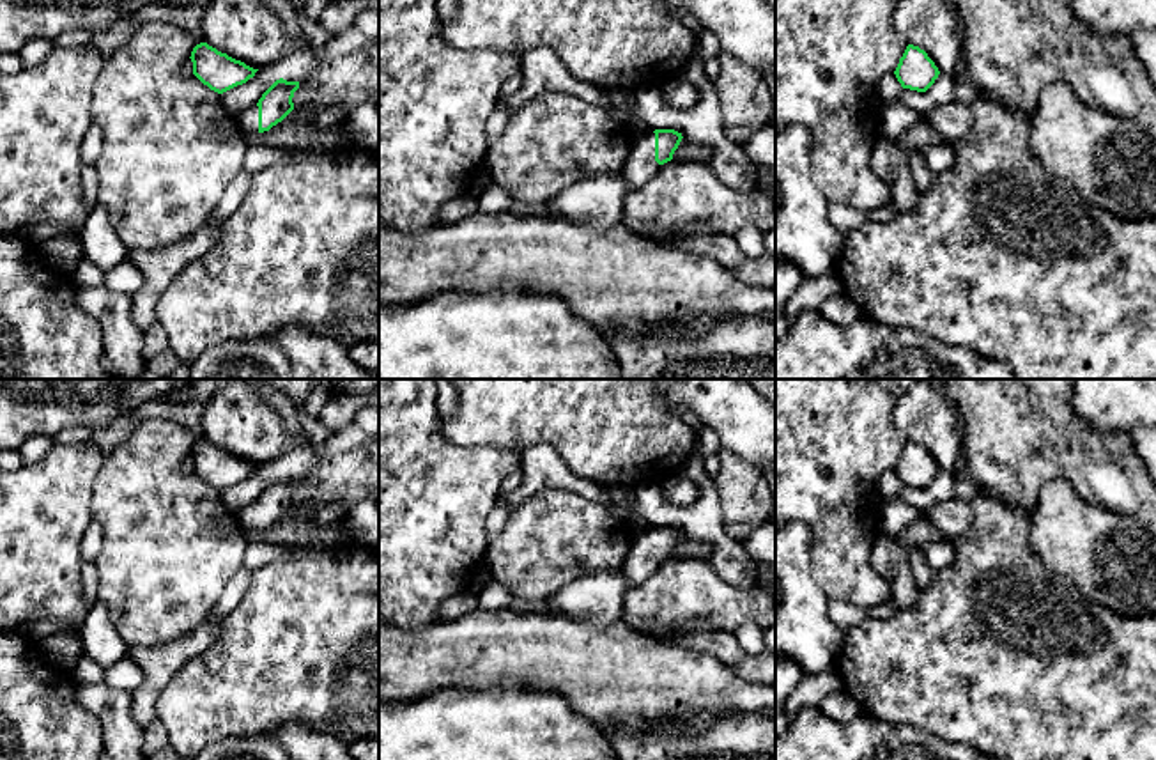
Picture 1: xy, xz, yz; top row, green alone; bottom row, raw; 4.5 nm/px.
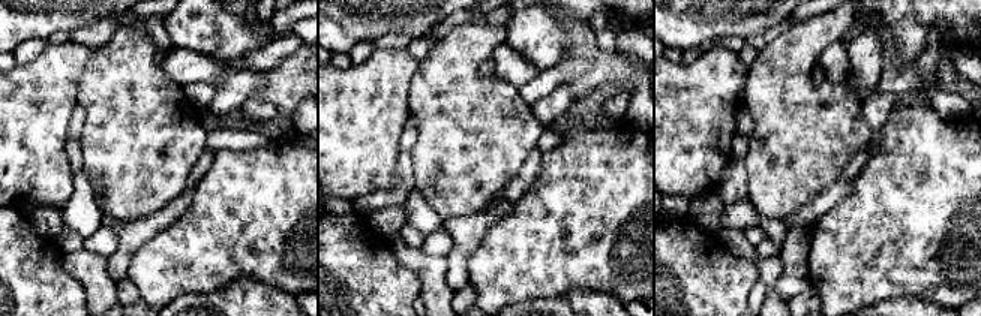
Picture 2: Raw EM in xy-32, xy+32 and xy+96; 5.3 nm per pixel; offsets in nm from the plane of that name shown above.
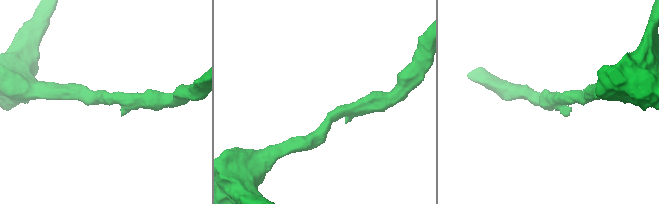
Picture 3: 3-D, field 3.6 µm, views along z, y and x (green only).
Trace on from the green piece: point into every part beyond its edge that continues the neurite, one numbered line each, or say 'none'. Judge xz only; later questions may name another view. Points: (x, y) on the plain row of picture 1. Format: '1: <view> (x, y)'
1: xz (639, 564)

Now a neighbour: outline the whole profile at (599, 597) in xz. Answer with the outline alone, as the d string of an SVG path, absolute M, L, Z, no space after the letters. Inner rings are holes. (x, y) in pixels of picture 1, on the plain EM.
M623 572L579 576L547 599L547 615L607 625L621 620L623 601L630 590Z

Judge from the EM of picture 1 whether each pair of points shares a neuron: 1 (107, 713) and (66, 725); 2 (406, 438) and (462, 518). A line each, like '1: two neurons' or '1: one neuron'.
1: two neurons
2: one neuron

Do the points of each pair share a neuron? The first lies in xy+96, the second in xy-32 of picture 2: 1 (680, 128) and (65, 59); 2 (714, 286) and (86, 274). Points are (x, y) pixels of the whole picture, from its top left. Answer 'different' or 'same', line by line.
1: same
2: different

